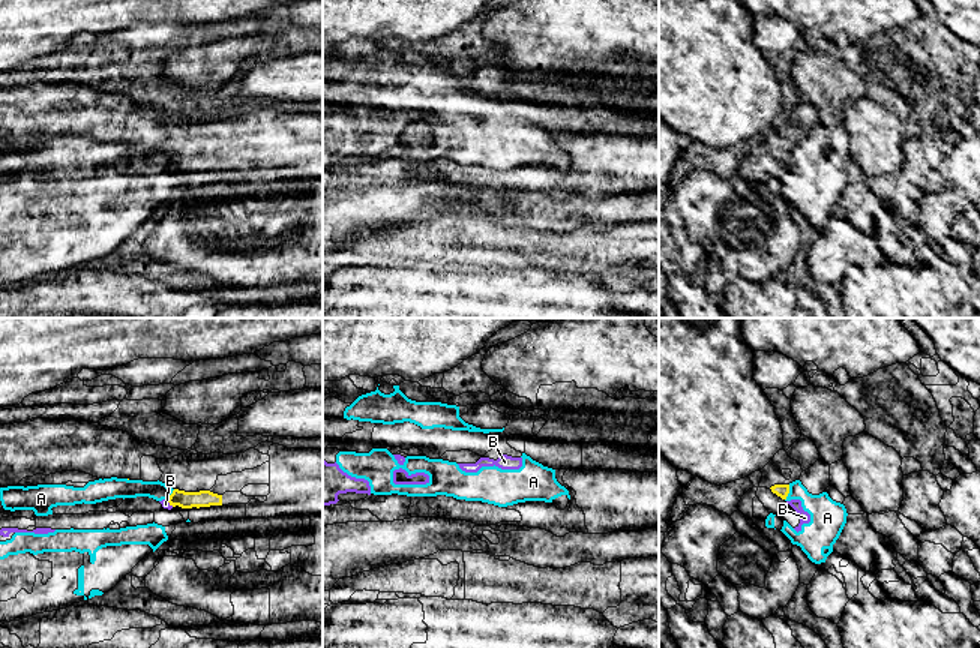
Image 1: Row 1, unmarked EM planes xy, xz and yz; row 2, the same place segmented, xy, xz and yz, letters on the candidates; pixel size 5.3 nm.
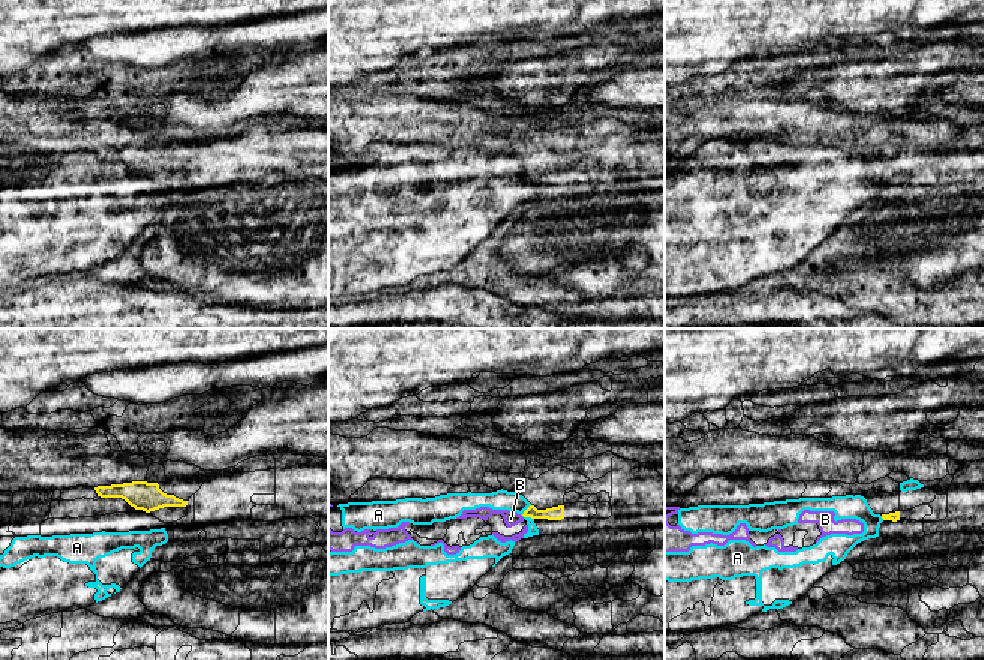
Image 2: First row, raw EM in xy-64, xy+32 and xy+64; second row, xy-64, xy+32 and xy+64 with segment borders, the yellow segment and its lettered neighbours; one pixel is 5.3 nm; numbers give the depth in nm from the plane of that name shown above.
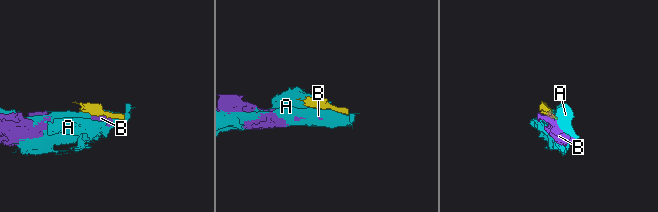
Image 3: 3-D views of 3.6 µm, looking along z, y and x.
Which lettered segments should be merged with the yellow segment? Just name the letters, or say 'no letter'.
no letter

